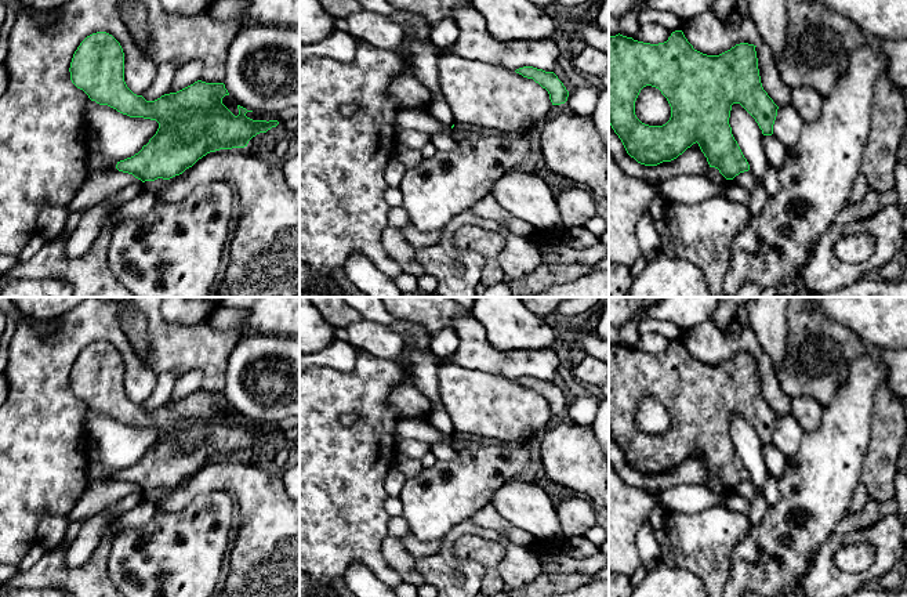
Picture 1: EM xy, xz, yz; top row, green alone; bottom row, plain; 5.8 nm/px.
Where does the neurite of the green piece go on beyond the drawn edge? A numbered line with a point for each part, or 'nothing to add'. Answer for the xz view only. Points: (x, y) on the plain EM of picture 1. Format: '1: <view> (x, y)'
nothing to add

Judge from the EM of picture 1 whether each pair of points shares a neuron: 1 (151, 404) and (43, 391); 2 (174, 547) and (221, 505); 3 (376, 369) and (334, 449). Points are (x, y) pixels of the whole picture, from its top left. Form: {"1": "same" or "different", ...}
{"1": "different", "2": "same", "3": "same"}

